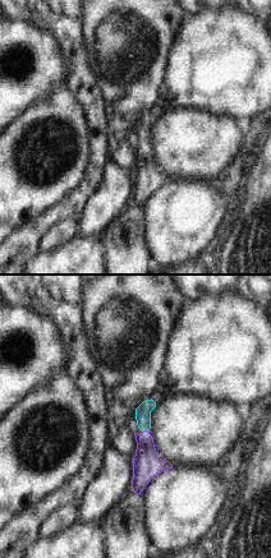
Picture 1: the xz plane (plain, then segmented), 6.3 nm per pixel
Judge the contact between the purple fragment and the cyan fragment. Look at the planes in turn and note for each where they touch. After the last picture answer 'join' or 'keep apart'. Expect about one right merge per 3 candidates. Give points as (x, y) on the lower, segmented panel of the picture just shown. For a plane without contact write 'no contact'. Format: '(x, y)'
(145, 430)

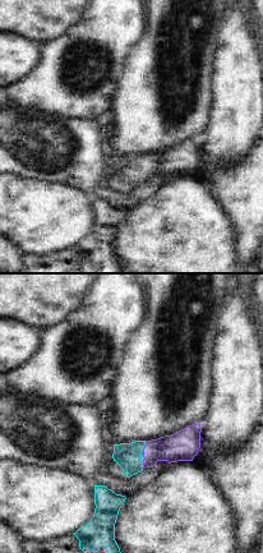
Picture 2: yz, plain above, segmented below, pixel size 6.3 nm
(144, 446)

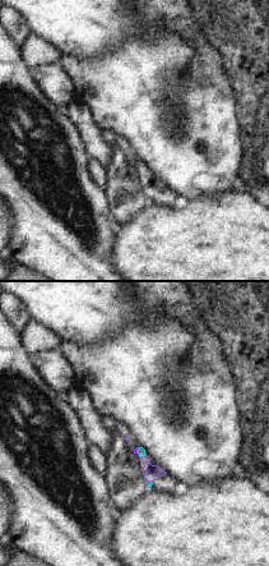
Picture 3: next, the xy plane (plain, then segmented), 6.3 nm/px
(138, 449)

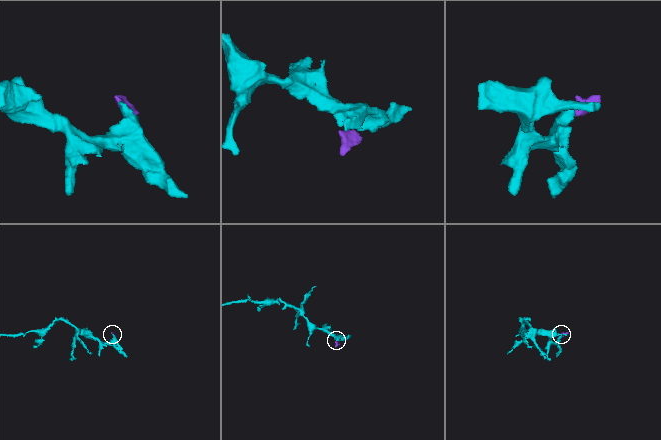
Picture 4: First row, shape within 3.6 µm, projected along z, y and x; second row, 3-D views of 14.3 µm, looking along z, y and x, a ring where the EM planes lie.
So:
join

